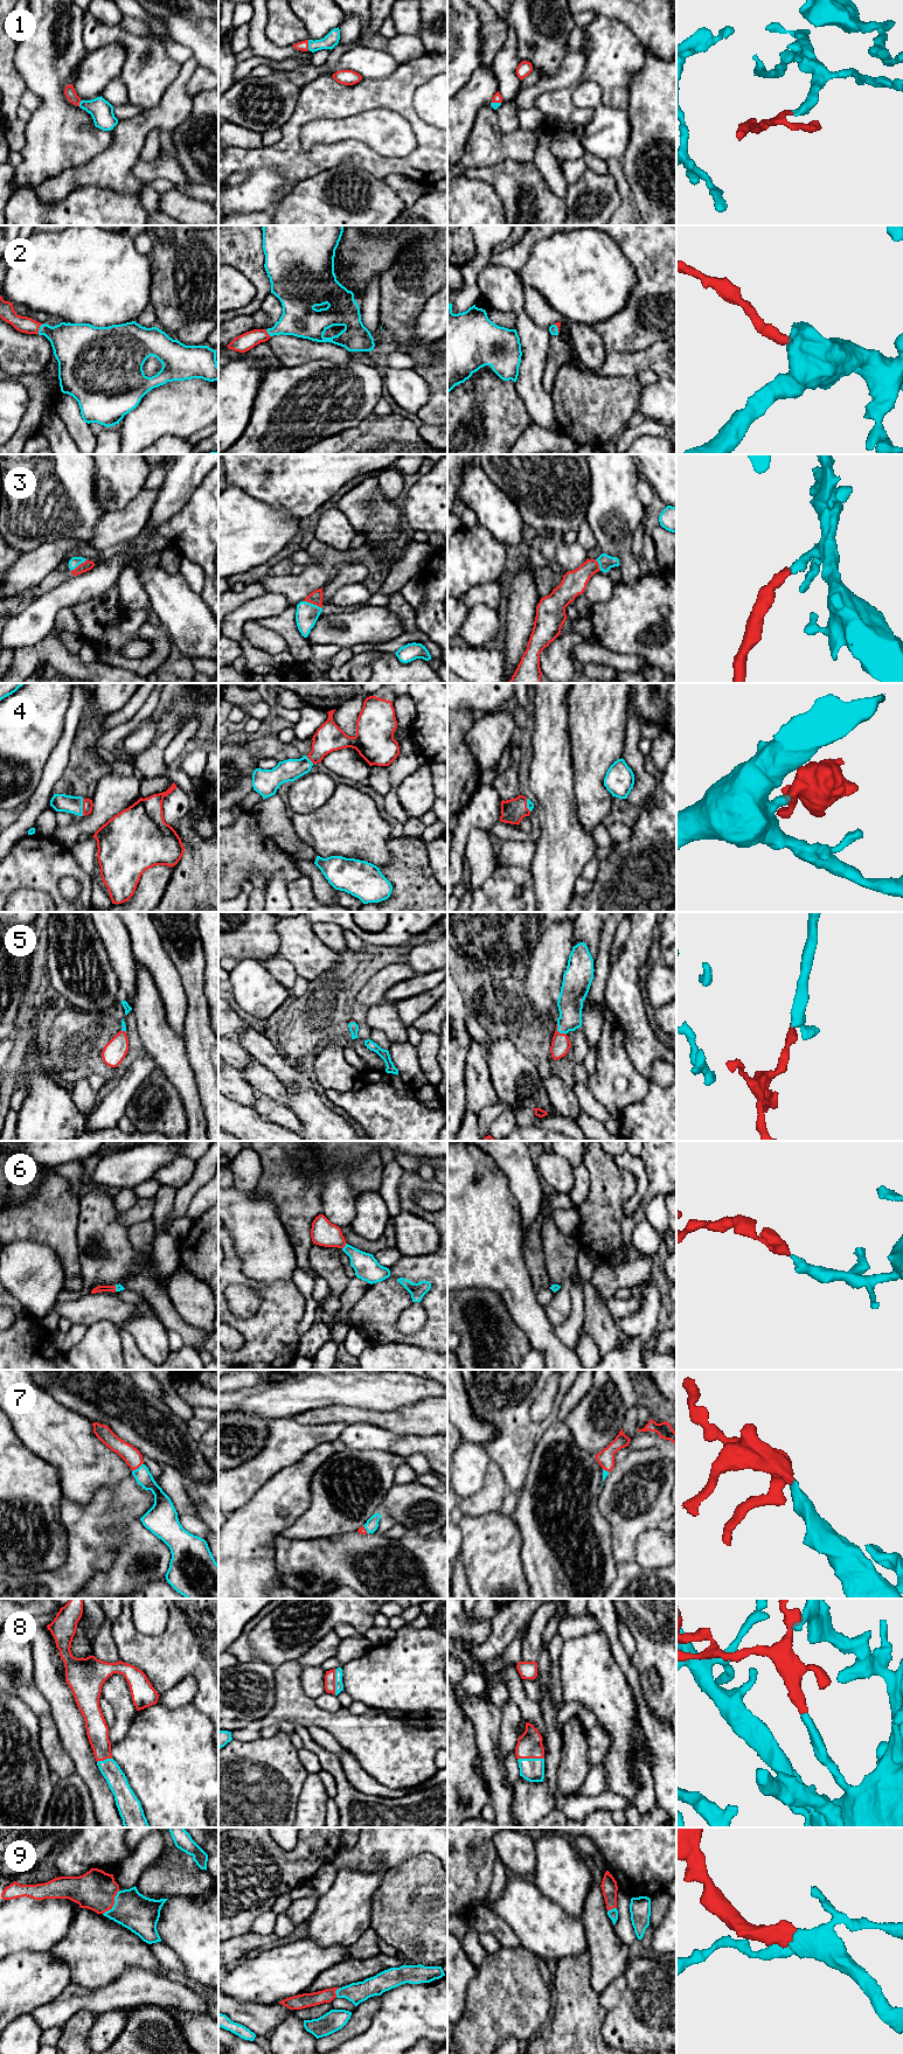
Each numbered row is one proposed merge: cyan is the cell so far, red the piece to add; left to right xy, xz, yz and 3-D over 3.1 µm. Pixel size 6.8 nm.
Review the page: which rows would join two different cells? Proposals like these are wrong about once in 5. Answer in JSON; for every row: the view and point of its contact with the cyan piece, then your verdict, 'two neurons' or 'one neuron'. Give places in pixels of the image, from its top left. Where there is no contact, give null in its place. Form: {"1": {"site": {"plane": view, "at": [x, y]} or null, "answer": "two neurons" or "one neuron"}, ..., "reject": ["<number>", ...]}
{"1": {"site": {"plane": "xz", "at": [308, 44]}, "answer": "one neuron"}, "2": {"site": {"plane": "xy", "at": [39, 328]}, "answer": "one neuron"}, "3": {"site": {"plane": "xz", "at": [312, 604]}, "answer": "one neuron"}, "4": {"site": {"plane": "xy", "at": [82, 807]}, "answer": "one neuron"}, "5": {"site": {"plane": "yz", "at": [558, 1031]}, "answer": "one neuron"}, "6": {"site": {"plane": "xz", "at": [345, 1246]}, "answer": "one neuron"}, "7": {"site": {"plane": "xy", "at": [138, 1468]}, "answer": "one neuron"}, "8": {"site": {"plane": "yz", "at": [530, 1759]}, "answer": "one neuron"}, "9": {"site": {"plane": "xy", "at": [115, 1903]}, "answer": "one neuron"}, "reject": []}

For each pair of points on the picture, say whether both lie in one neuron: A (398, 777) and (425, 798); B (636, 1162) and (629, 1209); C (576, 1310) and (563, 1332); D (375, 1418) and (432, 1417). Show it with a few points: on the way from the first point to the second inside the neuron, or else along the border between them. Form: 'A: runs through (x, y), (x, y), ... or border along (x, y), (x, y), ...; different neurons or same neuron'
A: border along (421, 765), (397, 788), (396, 798), (403, 808); different neurons
B: runs through (640, 1174), (640, 1192), (638, 1197); same neuron
C: runs through (576, 1316), (576, 1320), (569, 1327); same neuron
D: runs through (389, 1419), (418, 1419); same neuron

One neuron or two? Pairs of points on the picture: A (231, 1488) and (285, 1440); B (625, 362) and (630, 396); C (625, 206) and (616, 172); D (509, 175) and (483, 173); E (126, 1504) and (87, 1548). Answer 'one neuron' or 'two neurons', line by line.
A: one neuron
B: two neurons
C: one neuron
D: one neuron
E: one neuron

